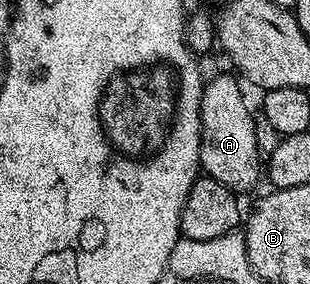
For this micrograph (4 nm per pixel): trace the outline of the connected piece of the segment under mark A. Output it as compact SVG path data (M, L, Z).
M216 76L213 80L211 77L204 85L200 107L200 167L211 180L222 182L231 192L243 194L262 180L262 152L260 156L256 120L244 101L241 81L232 76Z

